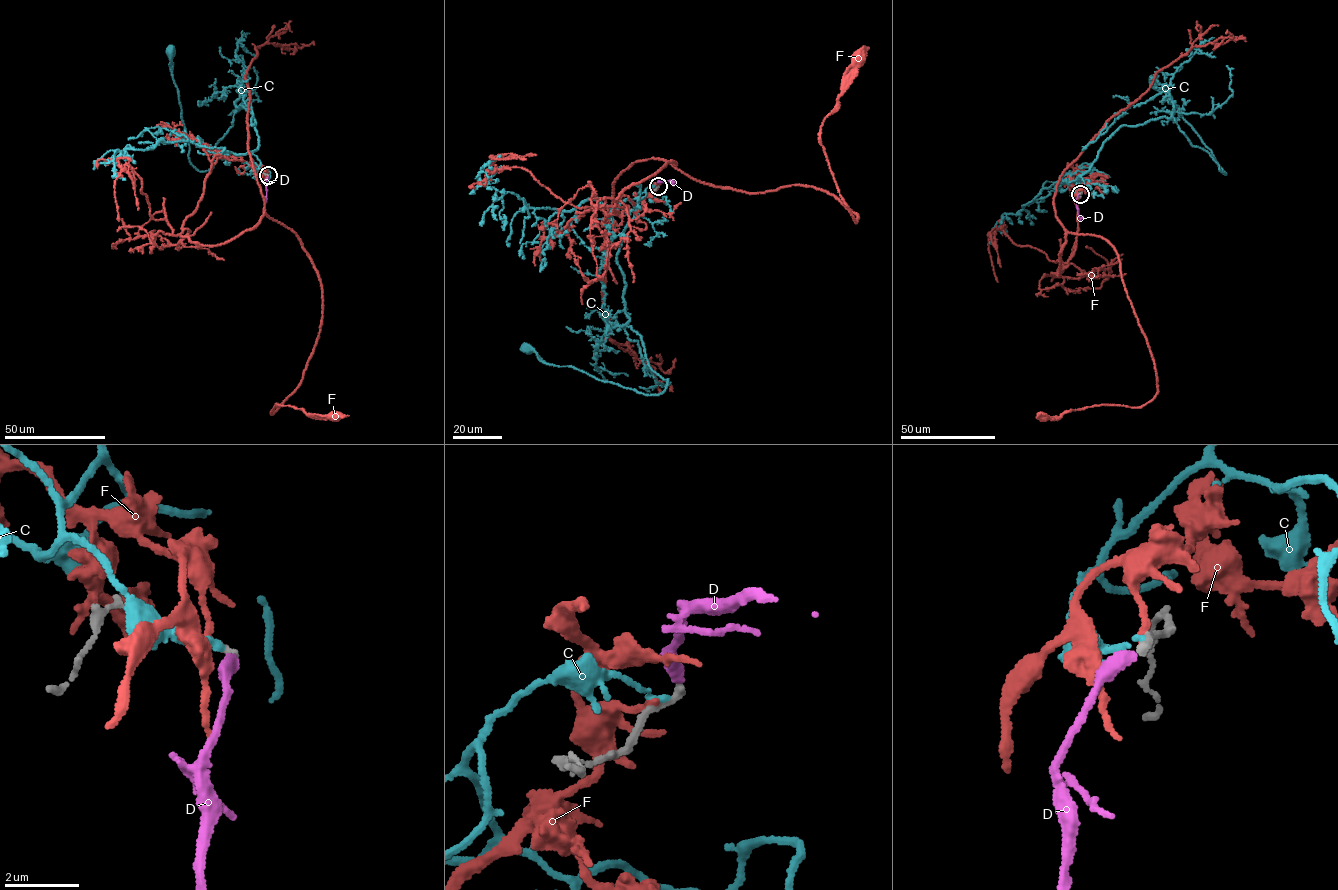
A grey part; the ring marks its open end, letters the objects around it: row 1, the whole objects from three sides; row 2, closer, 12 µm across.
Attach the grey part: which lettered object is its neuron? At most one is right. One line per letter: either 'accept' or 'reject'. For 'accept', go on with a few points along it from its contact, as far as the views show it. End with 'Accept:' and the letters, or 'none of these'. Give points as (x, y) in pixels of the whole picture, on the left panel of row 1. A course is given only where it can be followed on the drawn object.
C: reject
D: accept; course (268, 175), (265, 198)
F: reject
Accept: D

